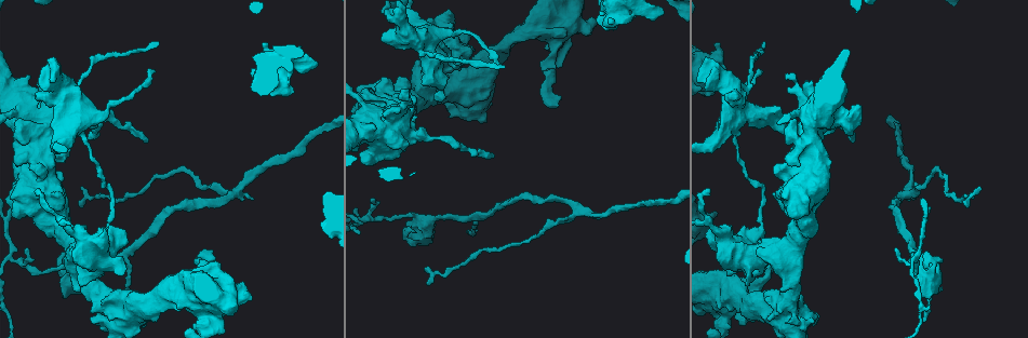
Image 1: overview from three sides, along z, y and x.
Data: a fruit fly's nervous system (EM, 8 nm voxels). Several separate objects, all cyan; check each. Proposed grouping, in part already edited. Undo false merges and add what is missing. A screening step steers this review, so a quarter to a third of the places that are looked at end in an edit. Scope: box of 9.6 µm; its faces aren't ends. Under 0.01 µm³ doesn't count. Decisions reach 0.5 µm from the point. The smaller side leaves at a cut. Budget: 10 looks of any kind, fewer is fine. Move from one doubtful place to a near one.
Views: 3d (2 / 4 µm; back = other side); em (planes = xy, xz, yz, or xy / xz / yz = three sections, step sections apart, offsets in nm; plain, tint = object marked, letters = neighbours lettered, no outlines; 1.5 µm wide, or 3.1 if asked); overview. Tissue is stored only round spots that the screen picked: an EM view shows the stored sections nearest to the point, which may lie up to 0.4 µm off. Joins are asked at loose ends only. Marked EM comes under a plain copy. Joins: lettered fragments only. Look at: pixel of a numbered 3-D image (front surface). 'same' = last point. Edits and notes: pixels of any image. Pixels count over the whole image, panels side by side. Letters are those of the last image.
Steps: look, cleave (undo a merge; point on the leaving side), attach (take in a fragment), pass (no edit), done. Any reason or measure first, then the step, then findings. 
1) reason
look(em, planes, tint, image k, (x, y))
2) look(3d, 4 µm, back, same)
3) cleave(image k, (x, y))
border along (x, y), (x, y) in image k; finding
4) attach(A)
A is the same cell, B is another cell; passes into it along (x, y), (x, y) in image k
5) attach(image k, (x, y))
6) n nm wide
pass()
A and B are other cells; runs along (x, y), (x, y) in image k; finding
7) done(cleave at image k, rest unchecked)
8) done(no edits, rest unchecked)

thick end
look(3d, 4 µm, image 1, (565, 56))

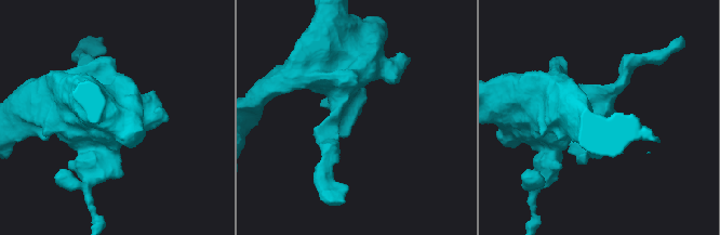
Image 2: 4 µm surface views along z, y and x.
arms of 220, 700 nm; now the EM
look(em, planes, tint, image 2, (356, 120))

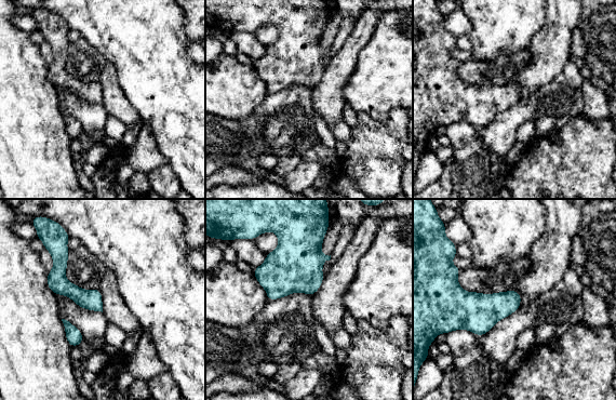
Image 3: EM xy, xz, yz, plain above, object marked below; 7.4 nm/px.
what lies round it
look(em, planes, letters, same)

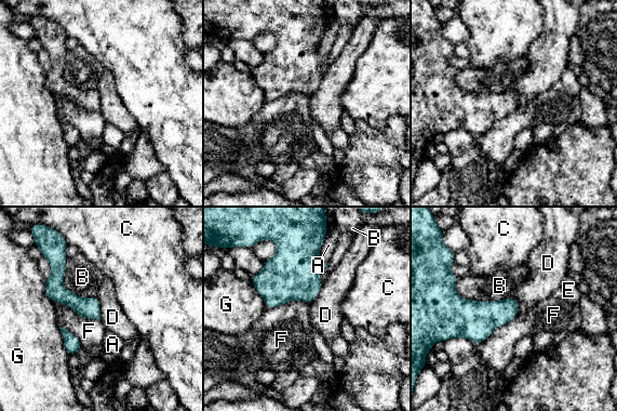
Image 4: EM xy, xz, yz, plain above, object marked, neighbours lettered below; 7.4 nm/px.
B touches over 420 nm
pass()
A, B, C, D, E, F and G are other cells; runs along (63, 257), (58, 287), (97, 316) in image 4; no lettered fragment goes on from it

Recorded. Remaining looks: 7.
branch stops here
look(em, planes, letters, image 1, (253, 198))

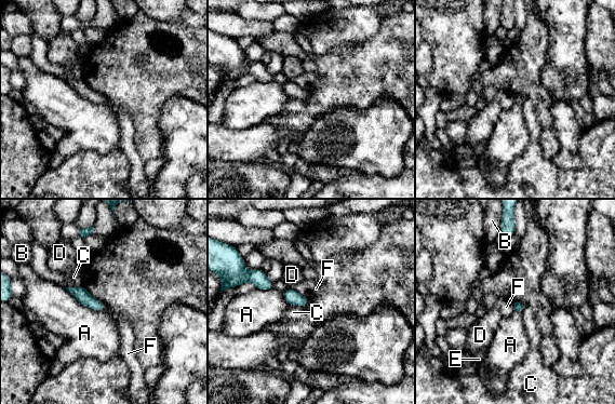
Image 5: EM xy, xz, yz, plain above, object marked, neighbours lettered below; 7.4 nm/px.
A touches over 360 nm
pass()
A, B, C, D, E and F are other cells; border along (292, 287), (308, 297) in image 5; none of them fits

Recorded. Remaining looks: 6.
end of a long branch
look(em, planes, letters, image 1, (145, 142))

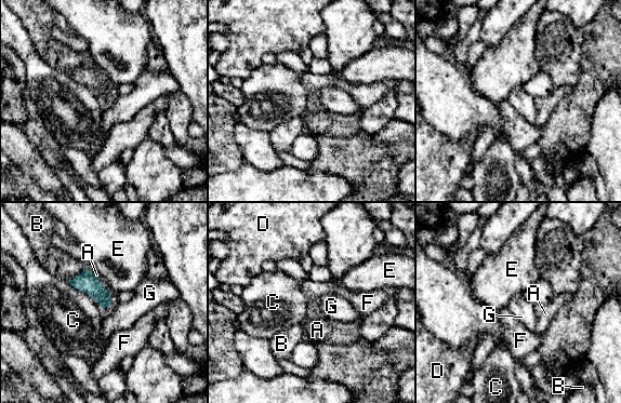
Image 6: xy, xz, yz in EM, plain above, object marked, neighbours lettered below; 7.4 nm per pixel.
pass()
A, B, C, D, E, F and G are other cells; border along (65, 281), (87, 293), (102, 308) in image 6; none of them fits

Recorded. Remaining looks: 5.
look(em, 3.1 µm, planes, tint, image 1, (761, 227))

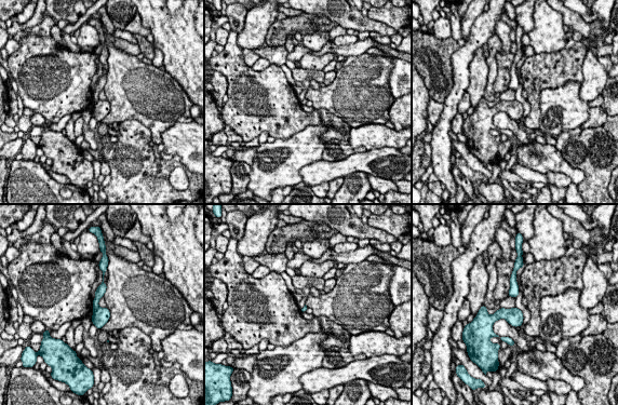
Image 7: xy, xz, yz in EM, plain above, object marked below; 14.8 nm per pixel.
look(em, 3.1 µm, planes, letters, same)

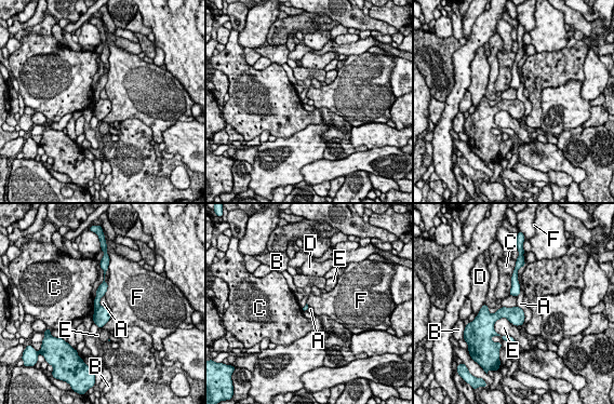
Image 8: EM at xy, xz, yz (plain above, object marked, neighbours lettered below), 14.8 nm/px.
E touches over 480 nm
cleave(image 8, (99, 293))
A, B, C, D, E and F are other cells; border along (101, 306), (95, 311) in image 8; two neurons meet here

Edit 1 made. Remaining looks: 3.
done(cleave at image 8, rest unchecked)

